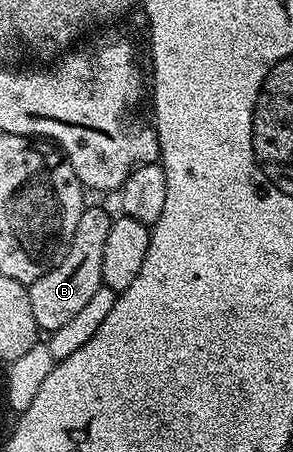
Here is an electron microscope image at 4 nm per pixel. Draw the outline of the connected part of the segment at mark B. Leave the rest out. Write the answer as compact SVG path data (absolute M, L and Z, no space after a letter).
M88 206L81 213L81 221L77 221L77 230L73 232L73 241L67 250L67 256L45 277L37 277L27 287L29 306L33 309L33 321L40 332L50 333L61 329L74 315L86 305L93 293L103 286L101 277L101 256L105 250L105 237L109 234L112 216L106 215L99 207Z

